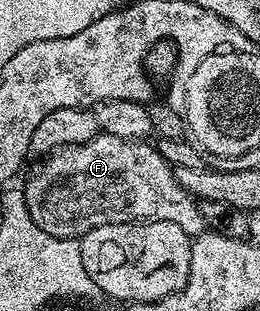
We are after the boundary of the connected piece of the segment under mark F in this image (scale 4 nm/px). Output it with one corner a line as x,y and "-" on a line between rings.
102,132
83,144
69,144
51,152
34,168
34,173
24,183
28,214
32,214
32,222
40,226
46,234
56,238
81,238
88,230
96,230
96,226
109,224
147,224
148,222
176,222
180,230
190,237
200,236
207,231
206,219
200,214
198,200
180,186
174,177
174,168
146,140
129,140
116,138
112,134

